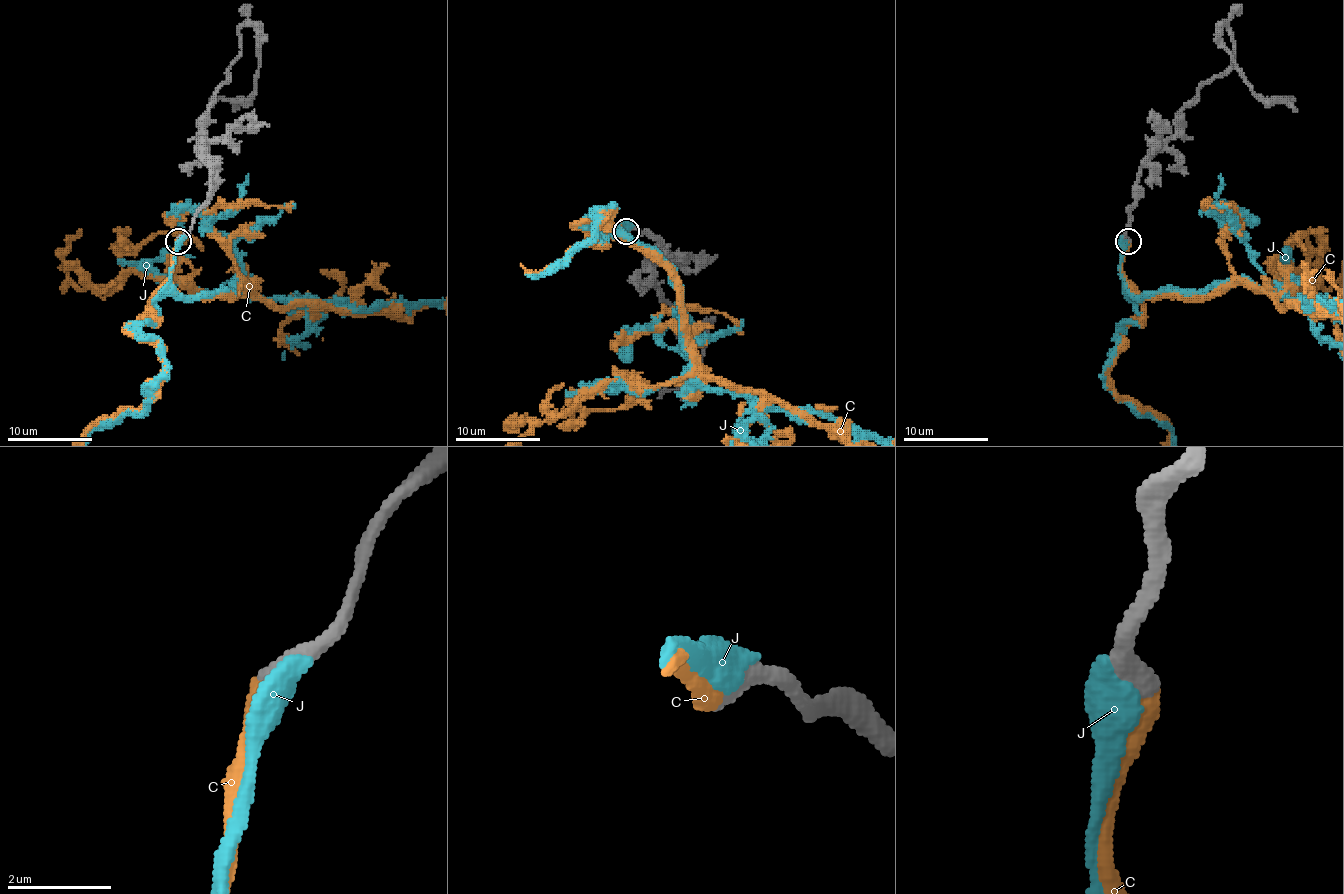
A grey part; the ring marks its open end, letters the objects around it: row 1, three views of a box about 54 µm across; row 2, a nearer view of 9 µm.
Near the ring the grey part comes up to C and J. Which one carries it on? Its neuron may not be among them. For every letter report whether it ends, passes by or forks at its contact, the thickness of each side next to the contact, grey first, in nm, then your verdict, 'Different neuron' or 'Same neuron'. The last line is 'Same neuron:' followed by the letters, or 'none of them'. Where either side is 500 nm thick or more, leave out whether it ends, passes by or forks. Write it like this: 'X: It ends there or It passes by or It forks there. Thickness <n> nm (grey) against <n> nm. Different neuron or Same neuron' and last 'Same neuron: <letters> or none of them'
C: Thickness 550 nm (grey) against 550 nm. Same neuron
J: Thickness 600 nm (grey) against 600 nm. Different neuron
Same neuron: C

